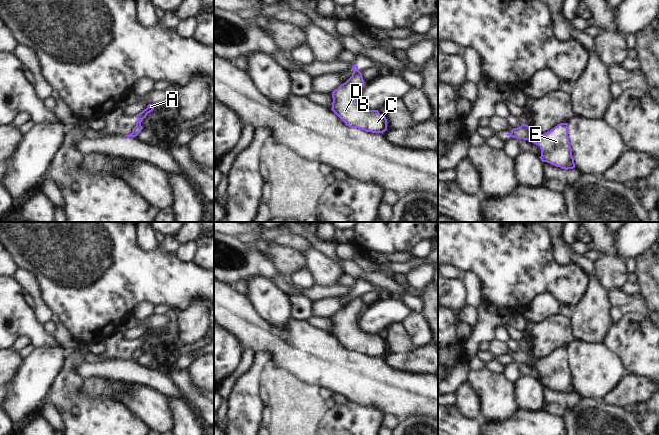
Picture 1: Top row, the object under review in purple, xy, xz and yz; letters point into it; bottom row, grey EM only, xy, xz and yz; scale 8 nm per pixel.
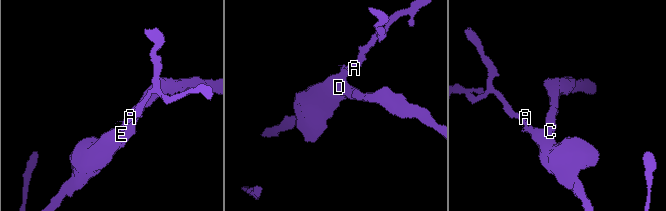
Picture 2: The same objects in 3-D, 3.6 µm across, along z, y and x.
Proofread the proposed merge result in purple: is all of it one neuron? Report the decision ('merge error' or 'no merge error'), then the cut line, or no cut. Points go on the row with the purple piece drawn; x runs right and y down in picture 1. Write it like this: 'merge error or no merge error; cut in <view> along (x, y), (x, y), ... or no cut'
merge error; cut in xy along (136, 124), (140, 125)

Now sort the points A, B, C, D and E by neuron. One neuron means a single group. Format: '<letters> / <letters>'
A / B C D E

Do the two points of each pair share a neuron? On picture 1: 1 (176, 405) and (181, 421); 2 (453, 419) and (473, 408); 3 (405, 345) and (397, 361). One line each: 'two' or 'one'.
1: one
2: two
3: two

